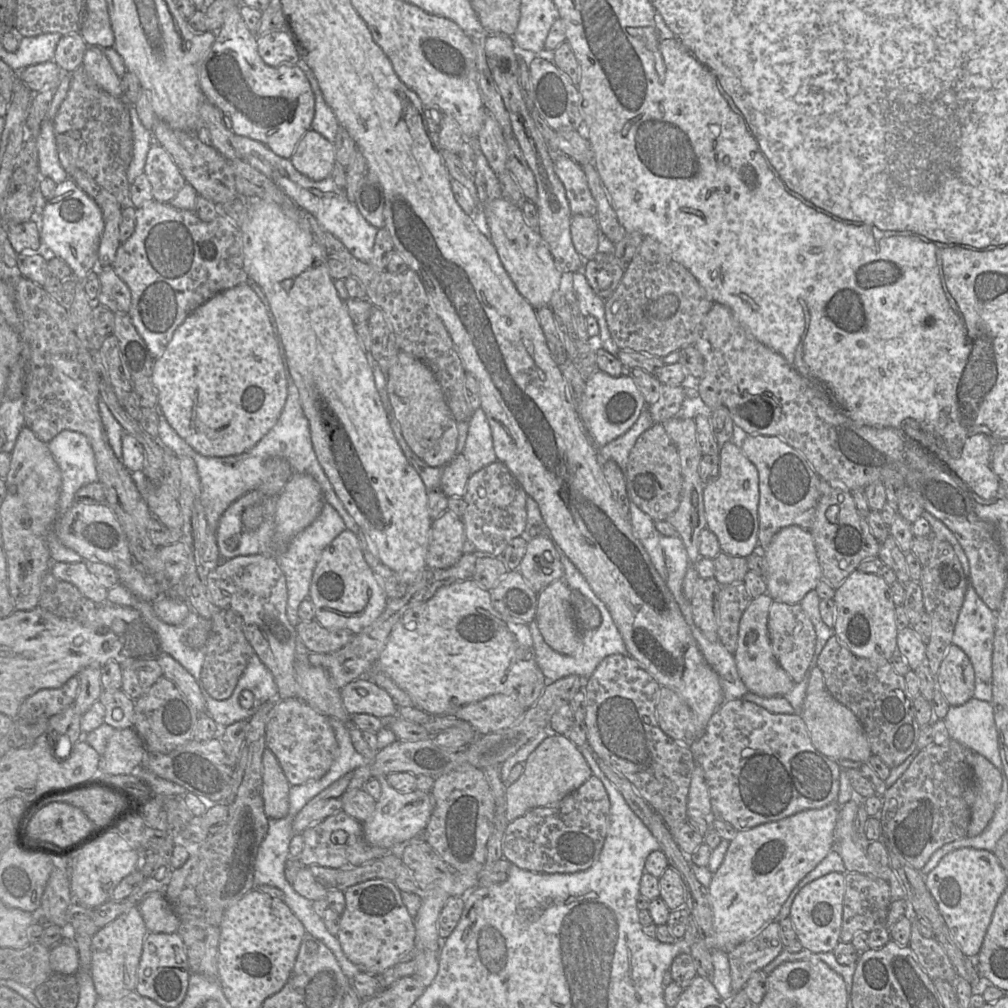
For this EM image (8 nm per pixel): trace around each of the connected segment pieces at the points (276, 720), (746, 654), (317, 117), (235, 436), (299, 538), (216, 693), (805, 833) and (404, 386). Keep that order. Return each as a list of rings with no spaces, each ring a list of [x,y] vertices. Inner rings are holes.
[[[298,698],[275,699],[265,728],[265,745],[274,754],[290,785],[300,785],[322,778],[337,757],[338,745],[329,717],[316,712]]]
[[[763,593],[751,600],[741,617],[737,649],[733,654],[738,674],[749,692],[762,697],[783,696],[790,692],[795,684],[779,665],[772,651],[768,634],[768,616],[773,601],[768,593]]]
[[[302,59],[297,62],[296,66],[305,73],[315,96],[315,113],[311,128],[332,143],[335,141],[340,126],[337,116],[326,103],[312,69]]]
[[[247,284],[226,289],[194,309],[176,328],[173,336],[159,358],[155,358],[152,382],[157,389],[160,411],[175,432],[197,453],[206,457],[238,455],[251,449],[276,424],[287,398],[287,381],[277,341],[267,316],[266,309],[257,294]]]
[[[325,502],[319,516],[291,539],[283,553],[273,556],[285,575],[288,592],[286,614],[294,627],[301,621],[298,616],[299,605],[309,598],[312,576],[323,550],[345,529],[346,526],[340,514],[332,505]]]
[[[219,609],[211,622],[212,628],[206,642],[200,680],[212,698],[224,700],[233,692],[239,677],[255,652],[243,633],[243,620],[237,612],[231,609]]]
[[[836,802],[820,809],[804,810],[778,821],[738,831],[736,837],[730,841],[724,860],[712,875],[708,887],[716,948],[728,953],[738,944],[754,937],[768,923],[777,921],[782,905],[795,886],[832,850],[840,807]]]
[[[400,351],[397,361],[387,371],[387,393],[403,437],[411,450],[431,467],[443,467],[455,456],[458,429],[444,397],[443,390],[431,369],[419,359]]]

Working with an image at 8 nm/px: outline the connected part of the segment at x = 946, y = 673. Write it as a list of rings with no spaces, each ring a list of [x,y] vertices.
[[[952,644],[941,662],[937,687],[950,706],[960,706],[974,696],[975,672],[966,653]]]

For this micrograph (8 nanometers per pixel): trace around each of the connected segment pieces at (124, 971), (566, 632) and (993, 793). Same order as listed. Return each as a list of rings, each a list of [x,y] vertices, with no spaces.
[[[133,906],[108,923],[91,938],[91,976],[98,997],[112,998],[134,991],[143,941],[149,933],[138,906]]]
[[[563,579],[550,583],[538,593],[535,620],[544,641],[556,652],[574,655],[582,650],[570,602],[571,589]]]
[[[969,751],[967,763],[972,781],[964,793],[971,809],[971,820],[966,837],[982,833],[992,820],[1002,789],[1000,771],[983,755]]]

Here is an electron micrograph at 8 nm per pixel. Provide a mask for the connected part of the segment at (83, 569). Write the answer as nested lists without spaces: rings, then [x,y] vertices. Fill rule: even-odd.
[[[51,561],[50,572],[56,579],[73,584],[82,596],[96,604],[106,602],[108,589],[88,571],[85,561],[73,563]]]

